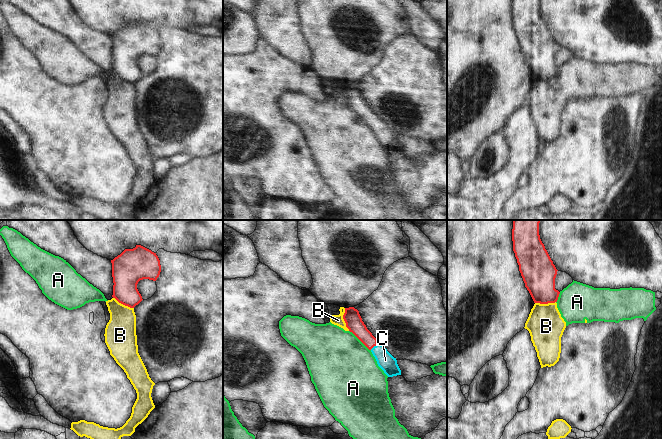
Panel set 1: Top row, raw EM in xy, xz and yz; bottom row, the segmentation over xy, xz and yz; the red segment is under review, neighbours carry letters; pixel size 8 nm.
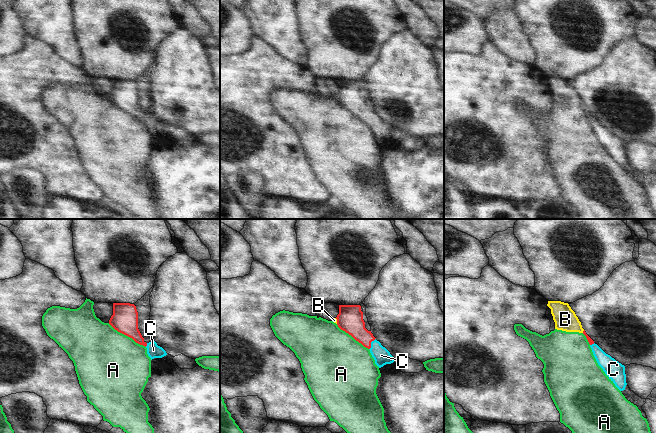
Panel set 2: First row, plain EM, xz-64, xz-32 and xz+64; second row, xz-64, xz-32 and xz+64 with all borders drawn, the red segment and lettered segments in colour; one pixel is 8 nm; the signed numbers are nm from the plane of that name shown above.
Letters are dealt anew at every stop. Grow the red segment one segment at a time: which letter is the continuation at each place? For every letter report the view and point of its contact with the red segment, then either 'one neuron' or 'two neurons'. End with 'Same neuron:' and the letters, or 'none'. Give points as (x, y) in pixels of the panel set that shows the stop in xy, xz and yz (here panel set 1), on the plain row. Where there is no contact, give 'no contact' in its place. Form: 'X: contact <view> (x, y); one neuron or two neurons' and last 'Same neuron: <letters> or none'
A: contact xz (360, 116); two neurons
B: contact xz (343, 94); two neurons
C: contact xz (374, 121); one neuron
Same neuron: C

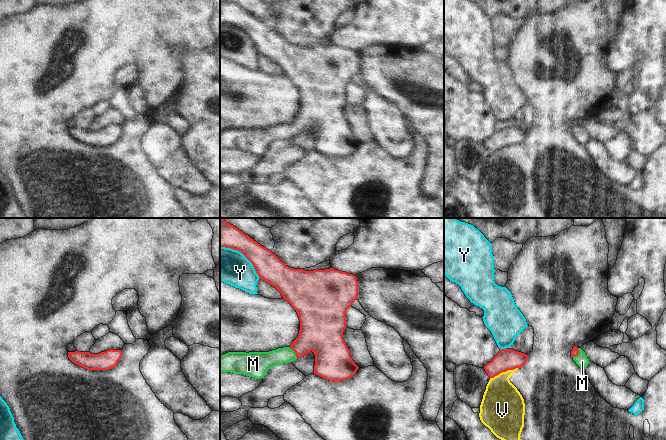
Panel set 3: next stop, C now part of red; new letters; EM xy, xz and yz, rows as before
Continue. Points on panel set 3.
M: contact xz (294, 127); one neuron
V: contact yz (504, 147); two neurons
Y: contact xz (243, 30); two neurons
Same neuron: M

